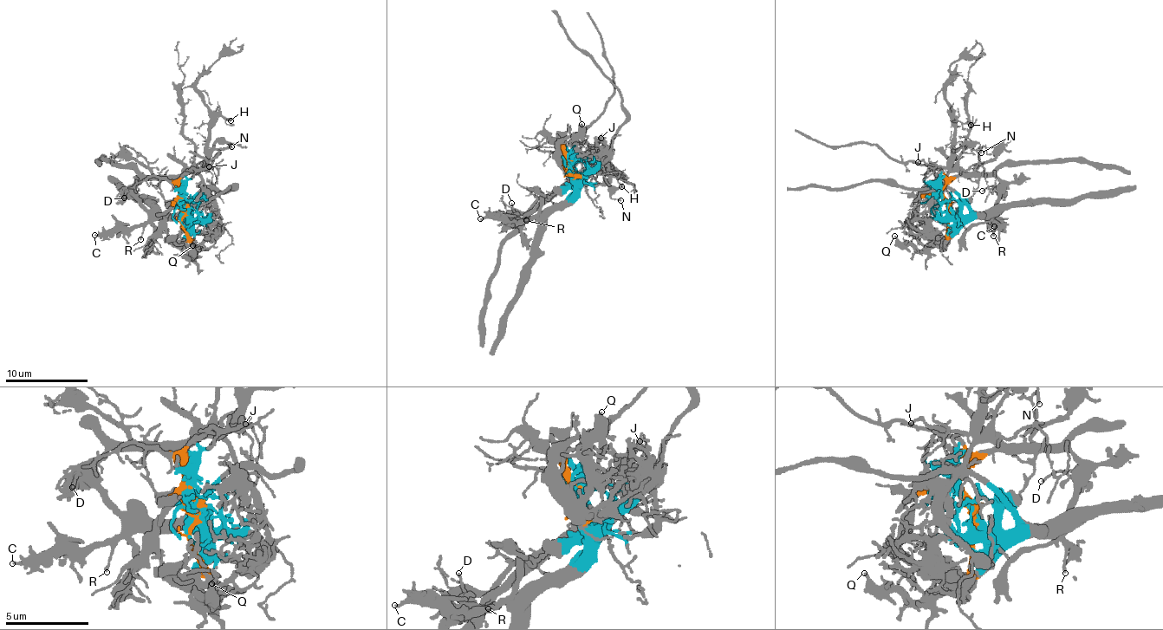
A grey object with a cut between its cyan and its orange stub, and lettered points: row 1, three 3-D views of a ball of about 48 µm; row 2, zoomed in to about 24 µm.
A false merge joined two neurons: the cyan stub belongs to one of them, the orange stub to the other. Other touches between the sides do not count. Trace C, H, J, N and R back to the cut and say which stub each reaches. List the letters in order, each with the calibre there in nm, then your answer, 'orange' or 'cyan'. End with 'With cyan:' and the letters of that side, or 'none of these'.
C: calibre 220 nm; cyan
H: calibre 140 nm; orange
J: calibre 160 nm; orange
N: calibre 130 nm; orange
R: calibre 140 nm; cyan
With cyan: C, R

